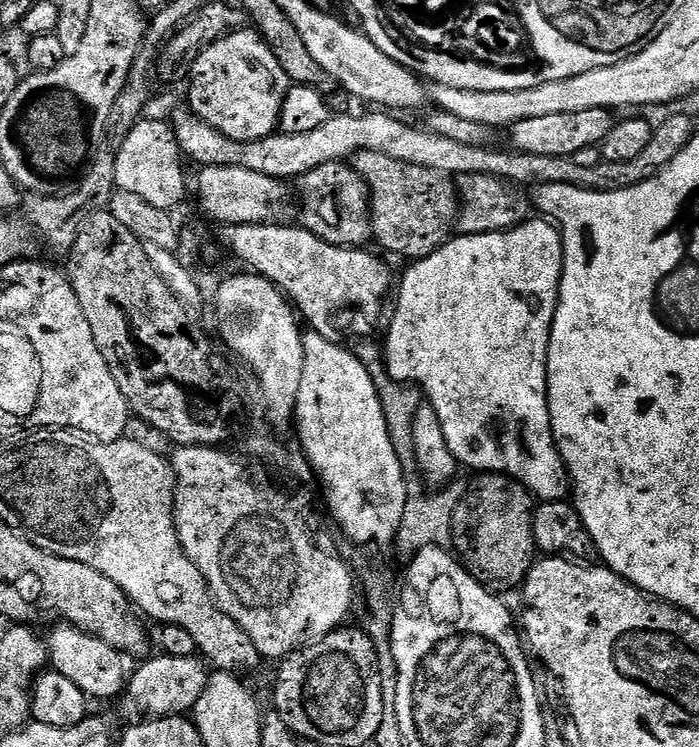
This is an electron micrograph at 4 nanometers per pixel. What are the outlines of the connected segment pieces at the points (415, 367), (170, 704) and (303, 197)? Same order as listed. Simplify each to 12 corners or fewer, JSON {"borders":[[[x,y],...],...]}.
{"borders":[[[564,237],[409,263],[382,342],[457,465],[567,501],[548,409]],[[153,655],[126,680],[140,718],[184,716],[206,690],[199,655]],[[351,163],[299,177],[299,227],[339,248],[372,240]]]}

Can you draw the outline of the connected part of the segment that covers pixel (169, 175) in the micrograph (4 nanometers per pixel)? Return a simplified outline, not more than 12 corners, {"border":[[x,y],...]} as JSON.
{"border":[[140,119],[118,150],[121,192],[171,213],[186,157],[171,123]]}

